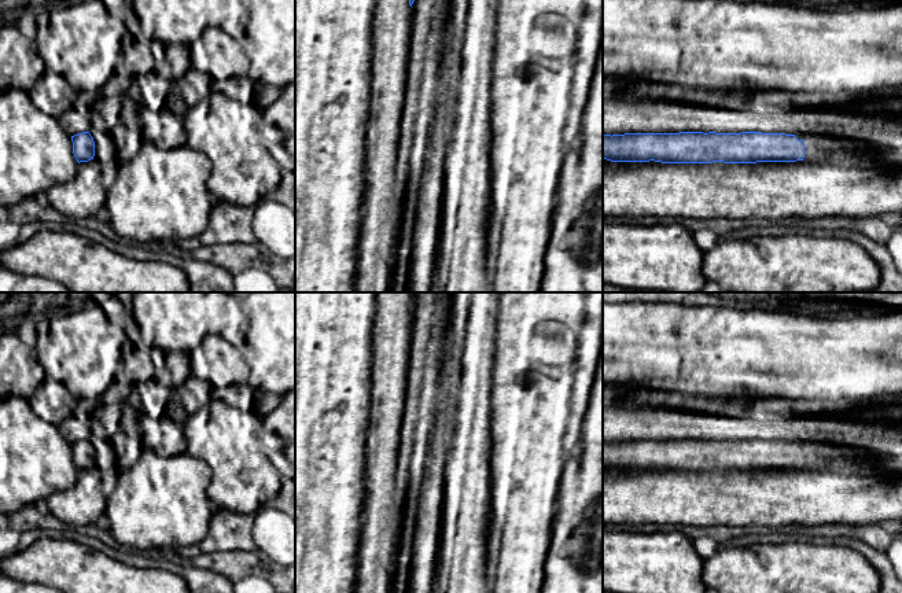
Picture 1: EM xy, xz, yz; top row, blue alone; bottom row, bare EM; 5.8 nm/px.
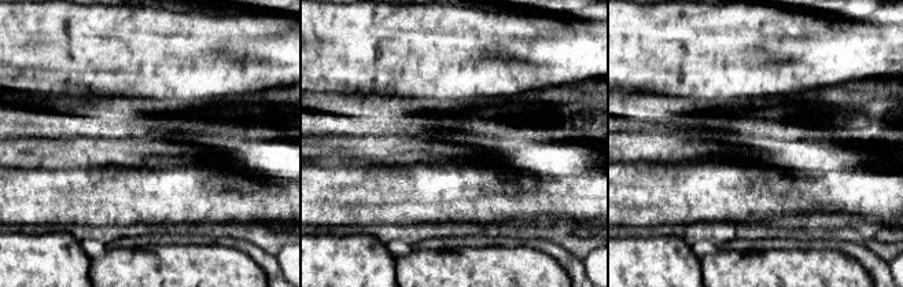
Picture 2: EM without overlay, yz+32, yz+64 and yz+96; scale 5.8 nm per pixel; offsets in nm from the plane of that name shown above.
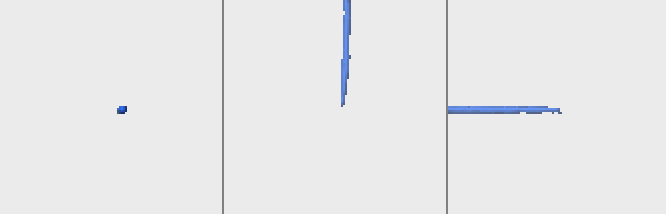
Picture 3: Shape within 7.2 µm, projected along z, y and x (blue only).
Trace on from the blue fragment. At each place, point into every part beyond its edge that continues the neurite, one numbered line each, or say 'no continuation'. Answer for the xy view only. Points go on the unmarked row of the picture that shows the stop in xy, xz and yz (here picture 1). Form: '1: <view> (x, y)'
no continuation

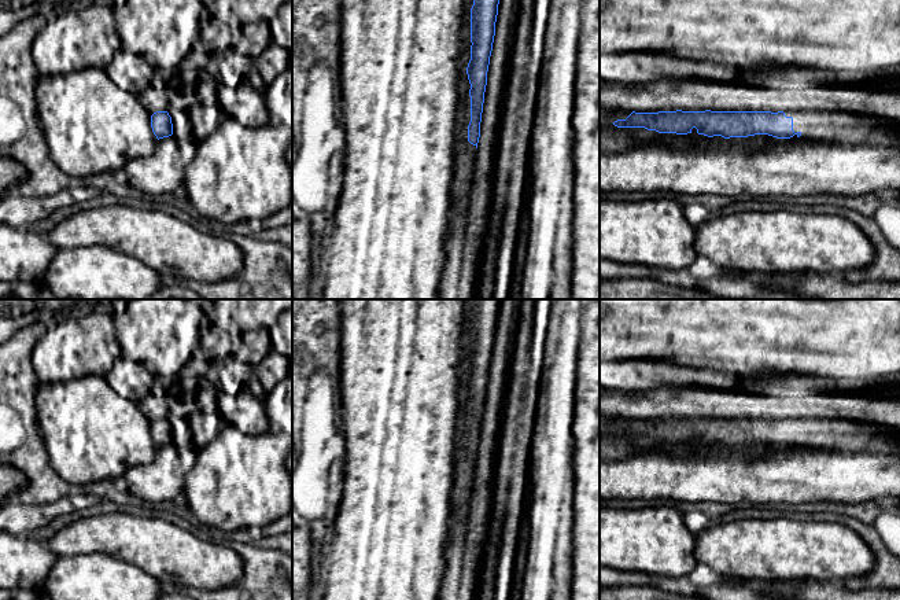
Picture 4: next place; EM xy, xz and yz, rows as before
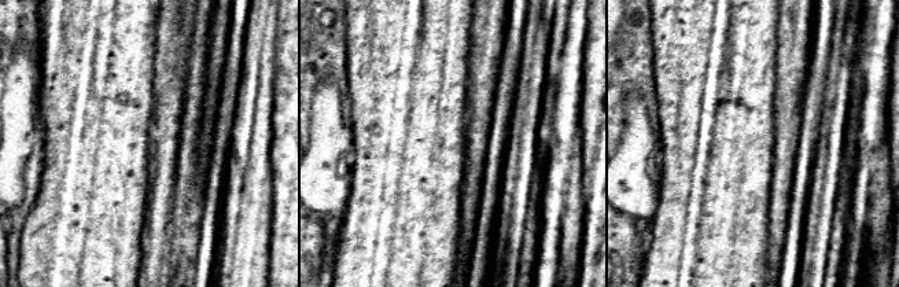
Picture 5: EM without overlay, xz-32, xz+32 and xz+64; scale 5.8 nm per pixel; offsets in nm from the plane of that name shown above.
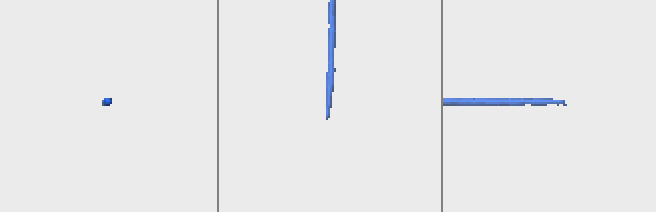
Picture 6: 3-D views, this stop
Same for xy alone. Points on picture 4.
no continuation

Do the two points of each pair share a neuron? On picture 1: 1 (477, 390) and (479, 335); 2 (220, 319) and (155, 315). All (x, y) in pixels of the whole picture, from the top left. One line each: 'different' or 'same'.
1: same
2: same

